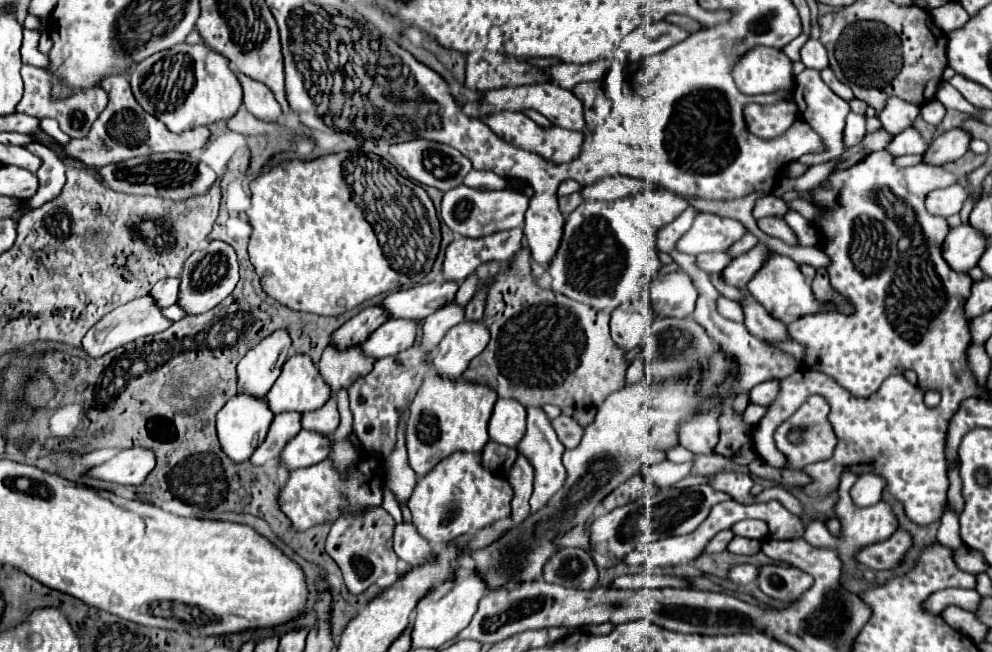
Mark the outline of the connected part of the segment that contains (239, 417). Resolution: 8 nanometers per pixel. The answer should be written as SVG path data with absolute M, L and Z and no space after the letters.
M242 391L236 393L234 397L230 397L230 401L220 409L218 421L216 421L218 439L220 439L220 445L222 445L224 453L232 461L238 461L238 463L248 461L250 455L254 453L254 449L262 445L272 419L274 419L274 413L270 411L266 399L260 399L260 397L242 393Z

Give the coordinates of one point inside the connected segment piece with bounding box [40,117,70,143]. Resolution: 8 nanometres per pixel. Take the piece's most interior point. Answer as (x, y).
(50, 126)

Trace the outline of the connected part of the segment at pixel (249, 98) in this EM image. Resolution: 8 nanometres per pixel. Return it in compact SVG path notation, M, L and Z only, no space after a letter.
M234 71L240 85L242 85L242 103L246 105L246 109L260 121L276 121L282 115L282 109L278 105L278 101L274 99L274 95L270 93L270 89L264 83L258 83L250 77L246 77L244 73Z

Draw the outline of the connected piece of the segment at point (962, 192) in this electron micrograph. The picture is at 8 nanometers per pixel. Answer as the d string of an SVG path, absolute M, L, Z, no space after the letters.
M952 185L950 189L938 189L930 193L930 197L926 197L926 207L930 209L930 213L948 217L962 209L966 197L968 197L968 189L964 189L962 185Z

